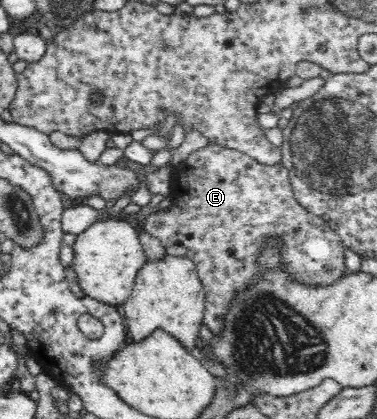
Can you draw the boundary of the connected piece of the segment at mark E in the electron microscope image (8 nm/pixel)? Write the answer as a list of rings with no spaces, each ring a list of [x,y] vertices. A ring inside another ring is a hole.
[[[207,144],[172,171],[170,183],[170,198],[144,220],[142,227],[161,241],[167,256],[189,258],[195,264],[206,293],[203,323],[215,336],[224,330],[226,315],[237,295],[264,280],[264,267],[258,263],[258,257],[267,246],[273,246],[279,252],[277,270],[287,272],[289,278],[305,286],[330,286],[349,273],[345,266],[346,249],[337,232],[295,199],[290,173],[282,163],[265,166],[241,150]]]

